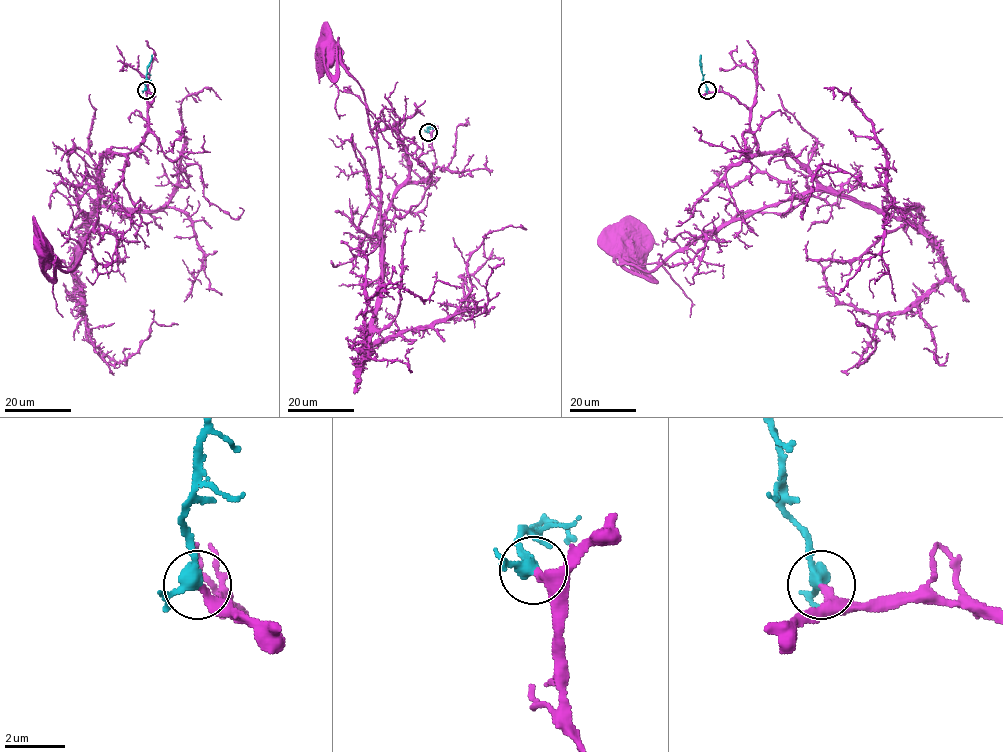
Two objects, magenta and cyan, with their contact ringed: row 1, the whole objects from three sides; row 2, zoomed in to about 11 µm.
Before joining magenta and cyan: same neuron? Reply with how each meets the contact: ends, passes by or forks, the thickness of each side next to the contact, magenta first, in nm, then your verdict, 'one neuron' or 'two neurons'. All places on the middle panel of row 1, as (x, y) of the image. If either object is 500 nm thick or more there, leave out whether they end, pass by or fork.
magenta ends | cyan passes by | 320/360 nm | one neuron

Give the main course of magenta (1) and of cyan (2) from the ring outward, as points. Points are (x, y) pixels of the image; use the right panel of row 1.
1: (707, 90), (734, 95), (750, 111), (757, 152), (791, 156), (816, 186), (727, 221), (651, 271), (624, 253)
2: (707, 89), (700, 55)

